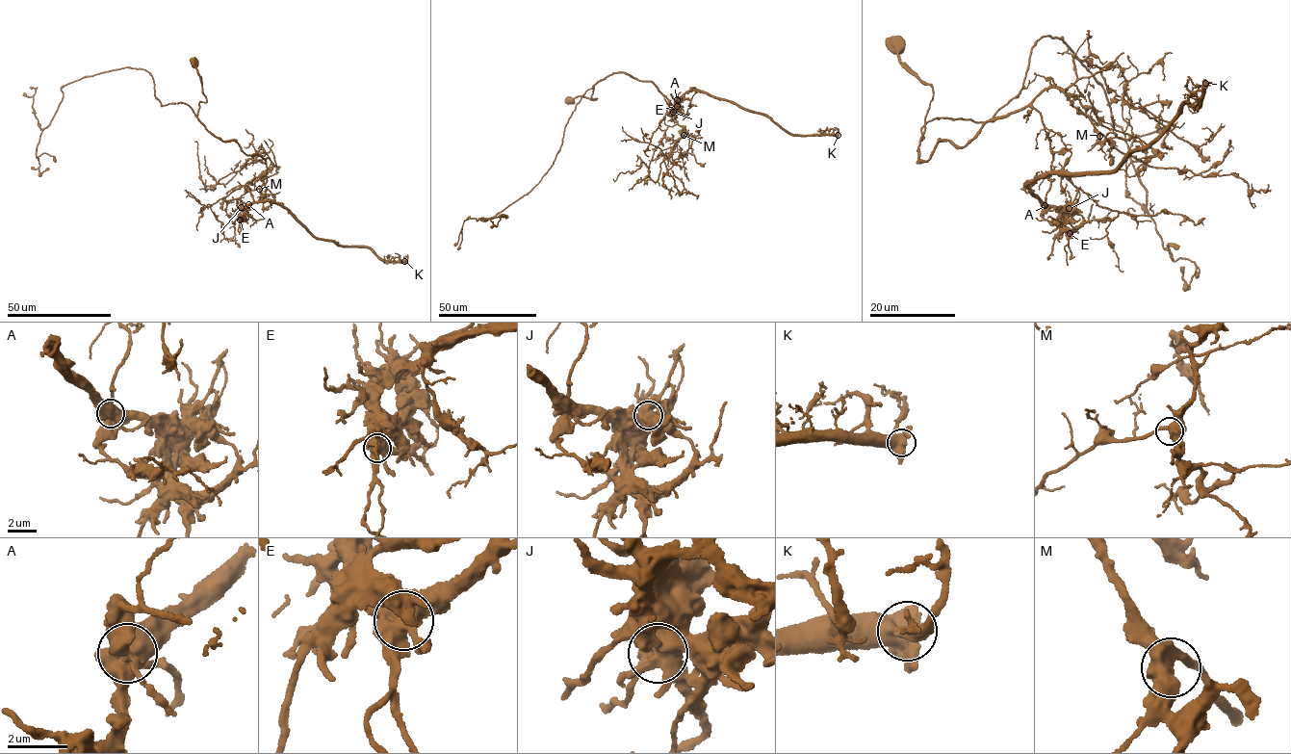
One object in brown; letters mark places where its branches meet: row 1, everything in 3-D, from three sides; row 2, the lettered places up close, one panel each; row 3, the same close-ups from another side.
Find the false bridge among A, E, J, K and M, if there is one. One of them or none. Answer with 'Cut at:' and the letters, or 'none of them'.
Cut at: A

